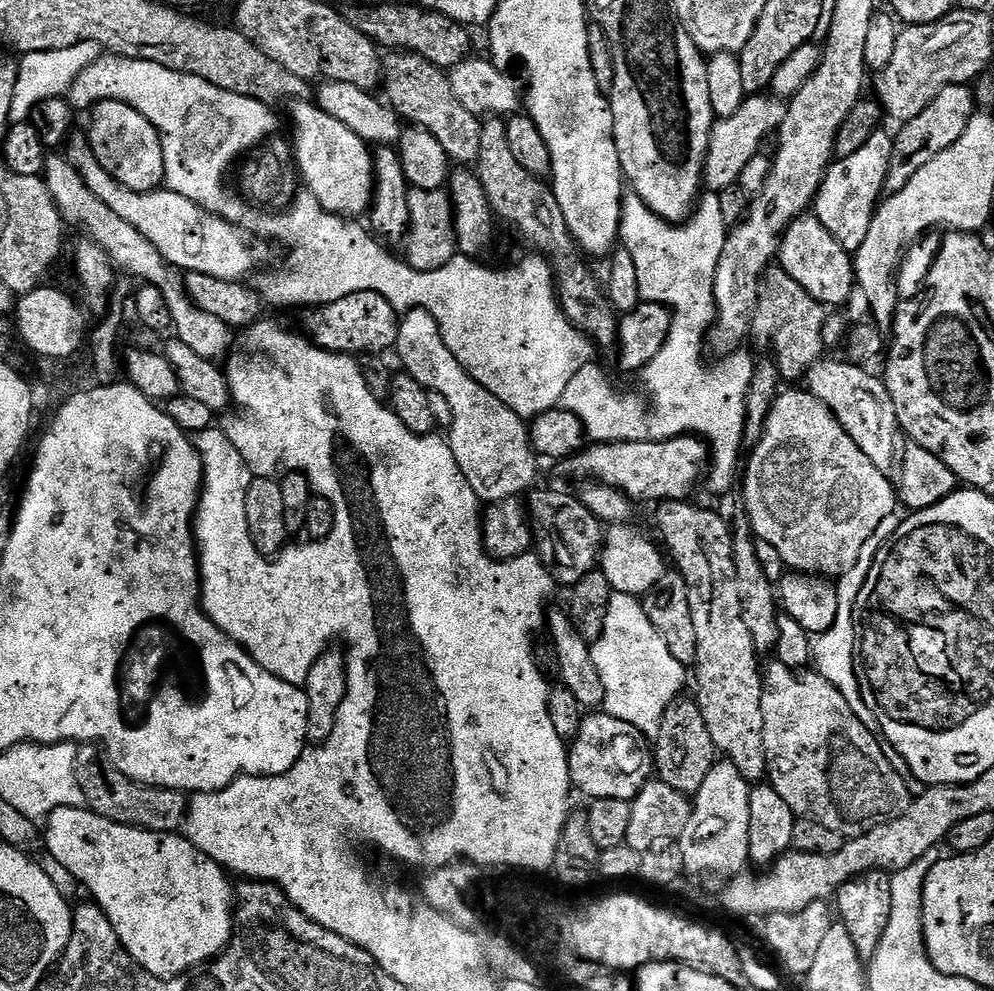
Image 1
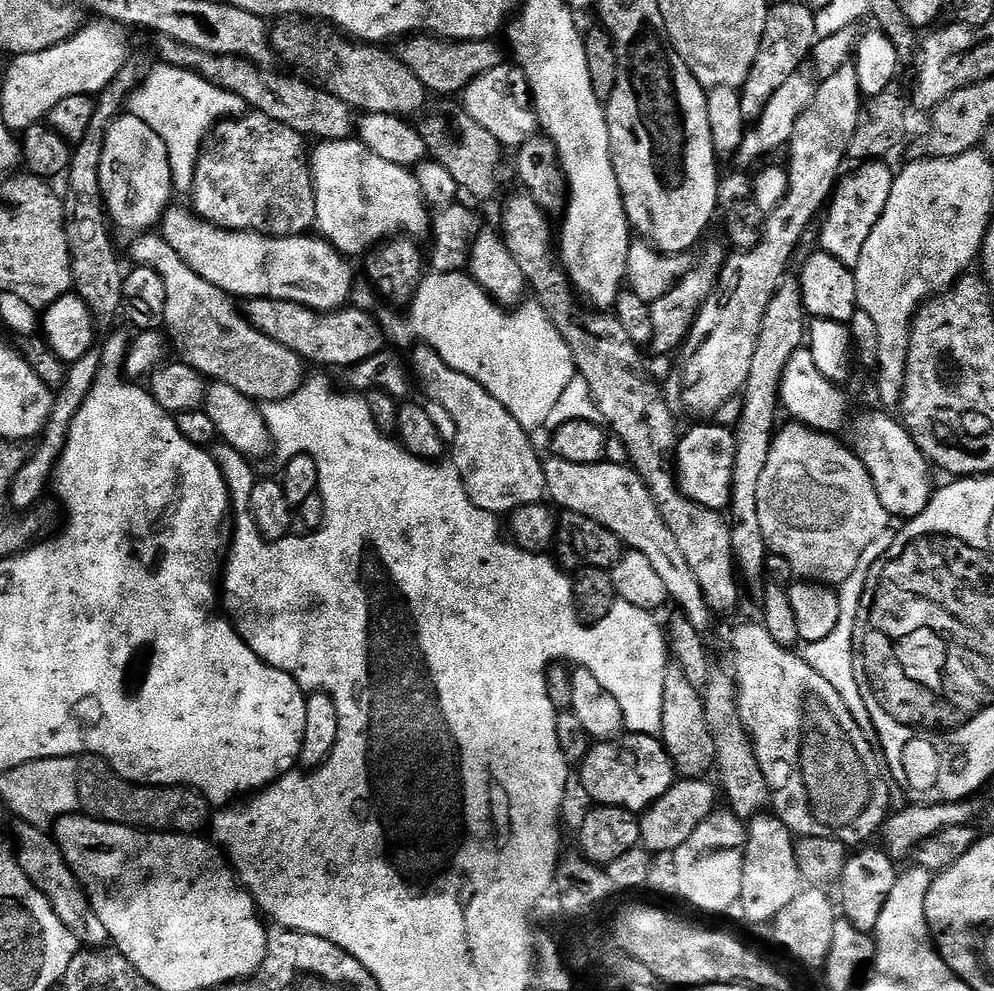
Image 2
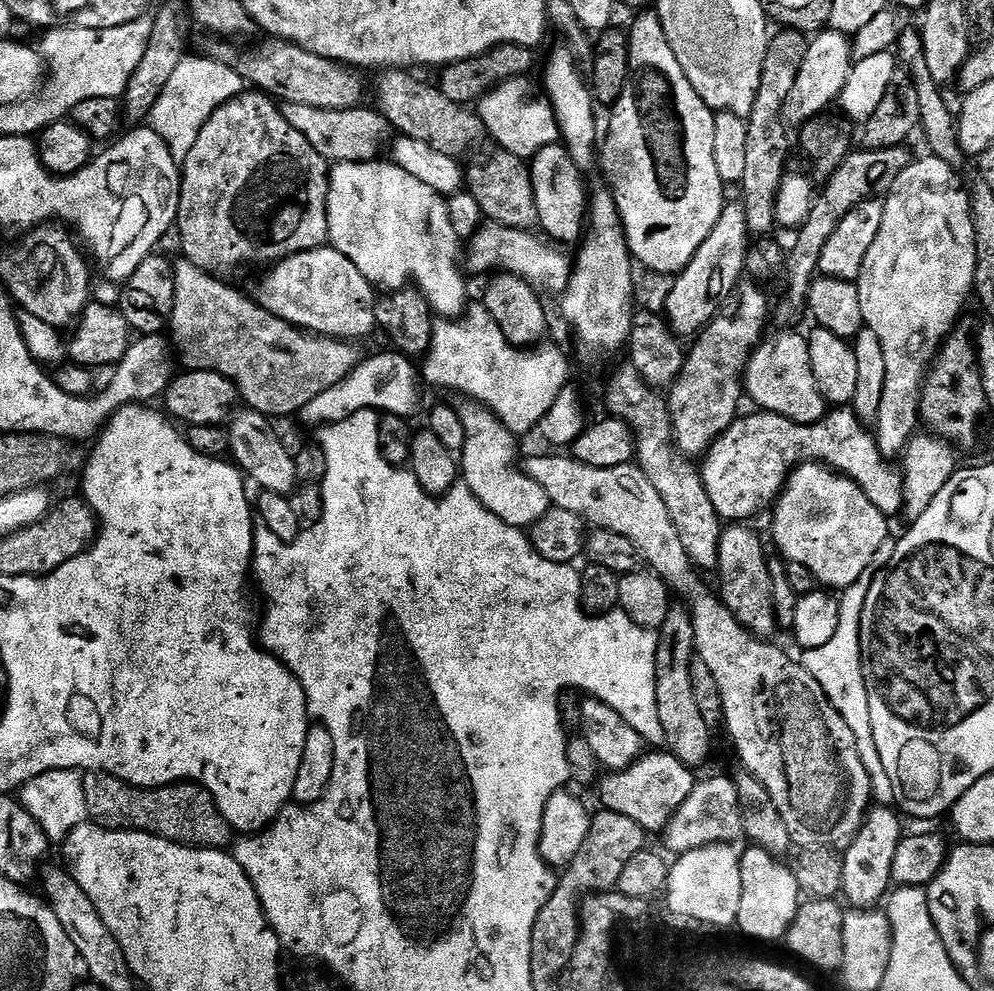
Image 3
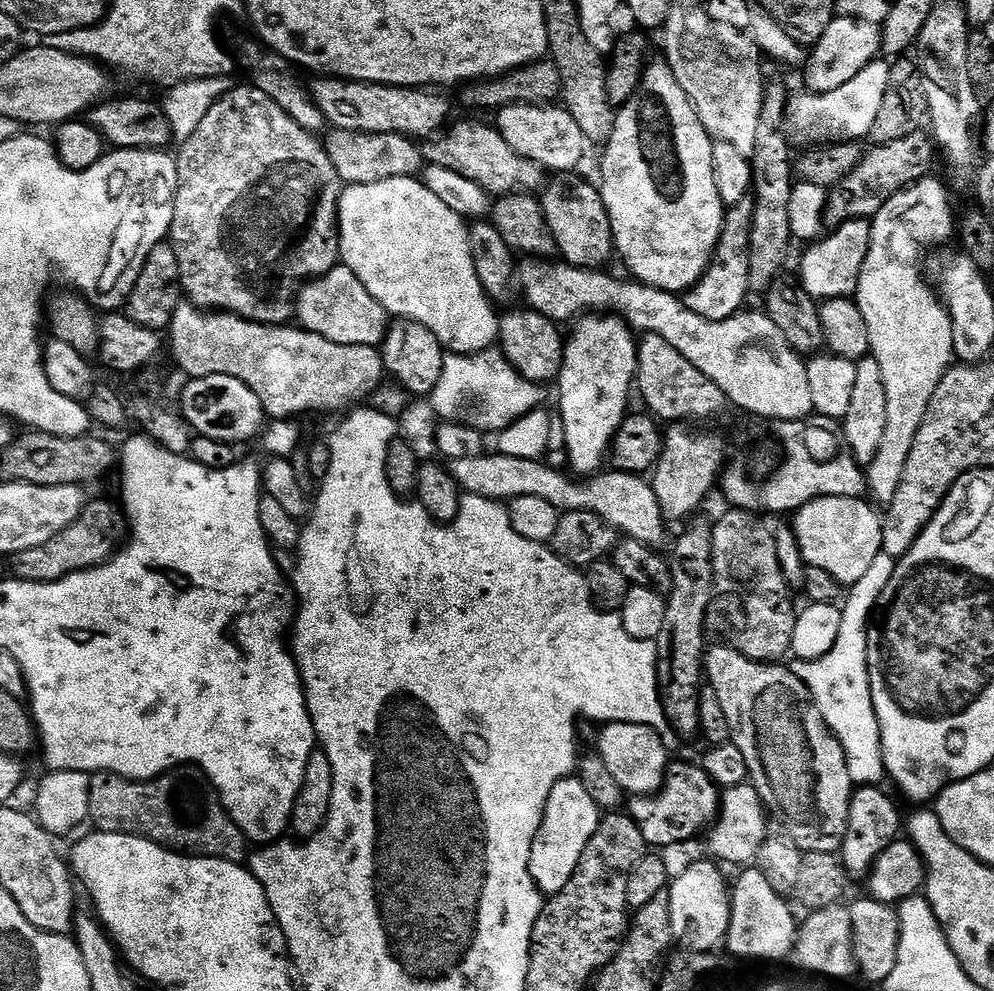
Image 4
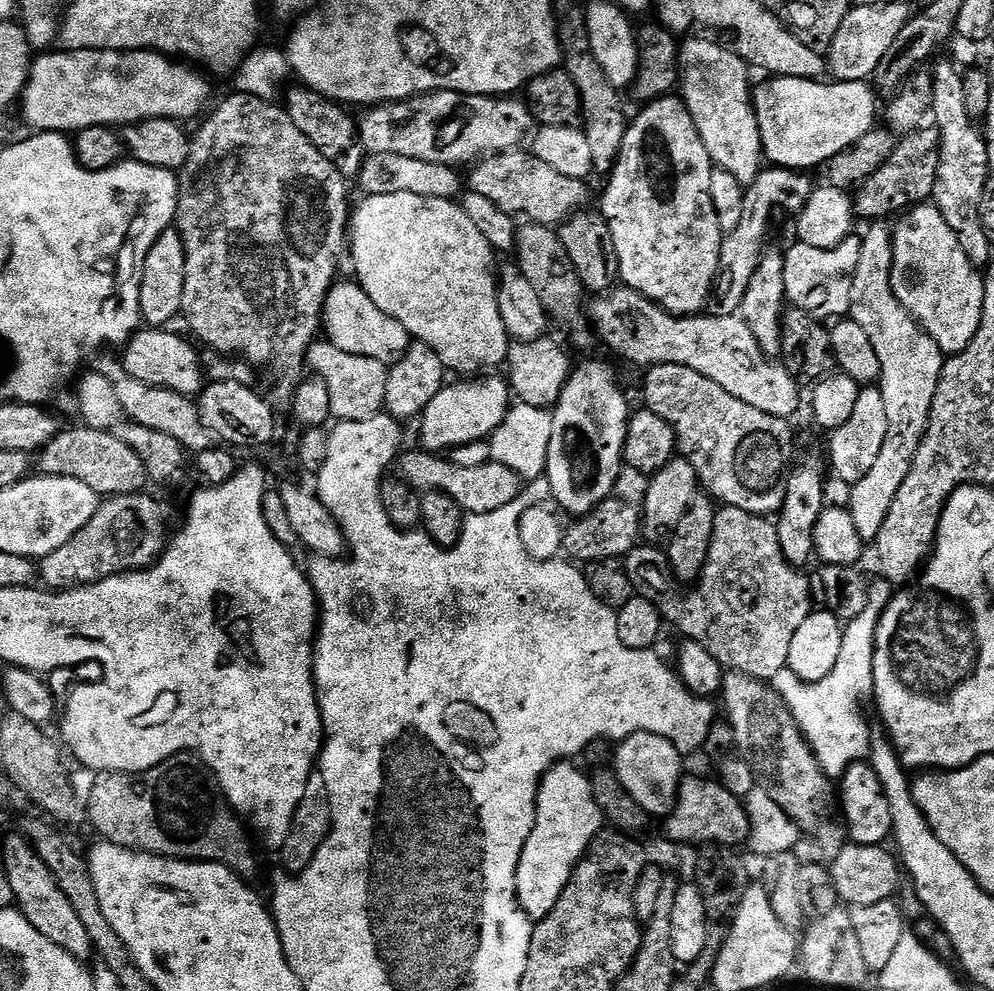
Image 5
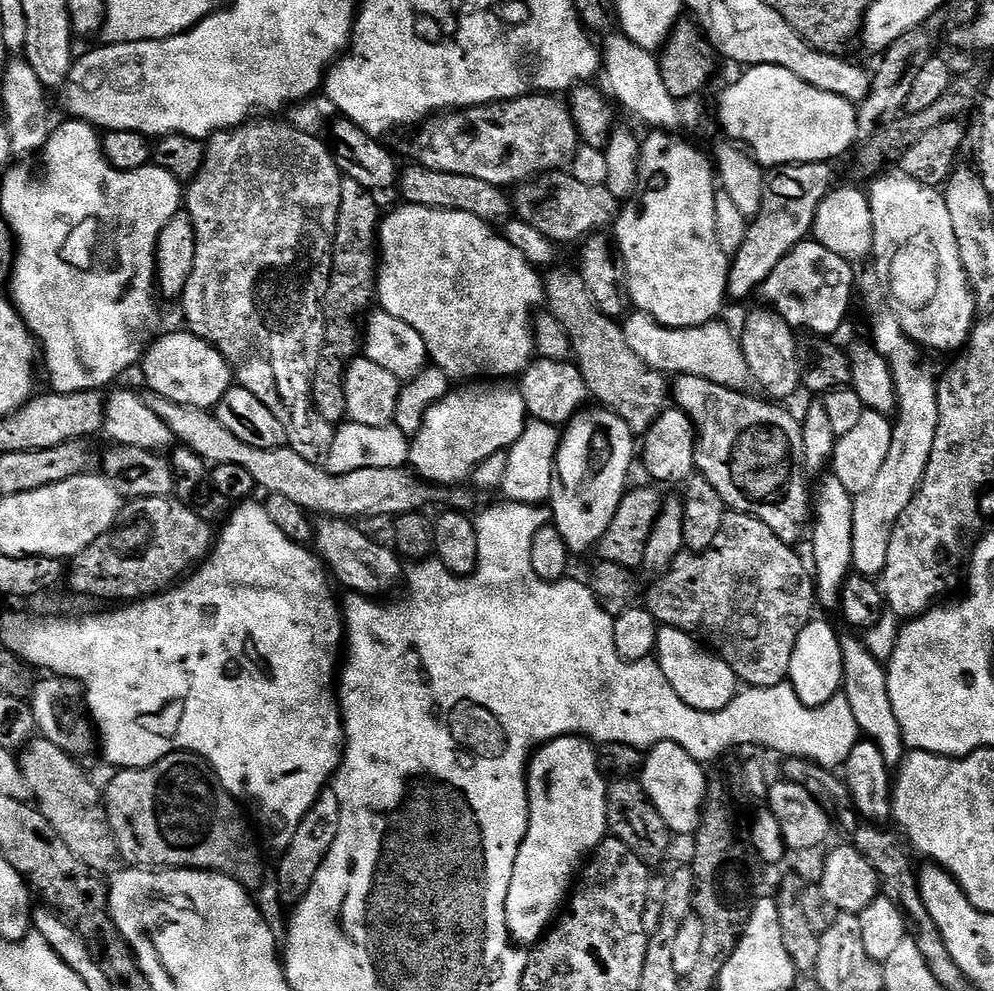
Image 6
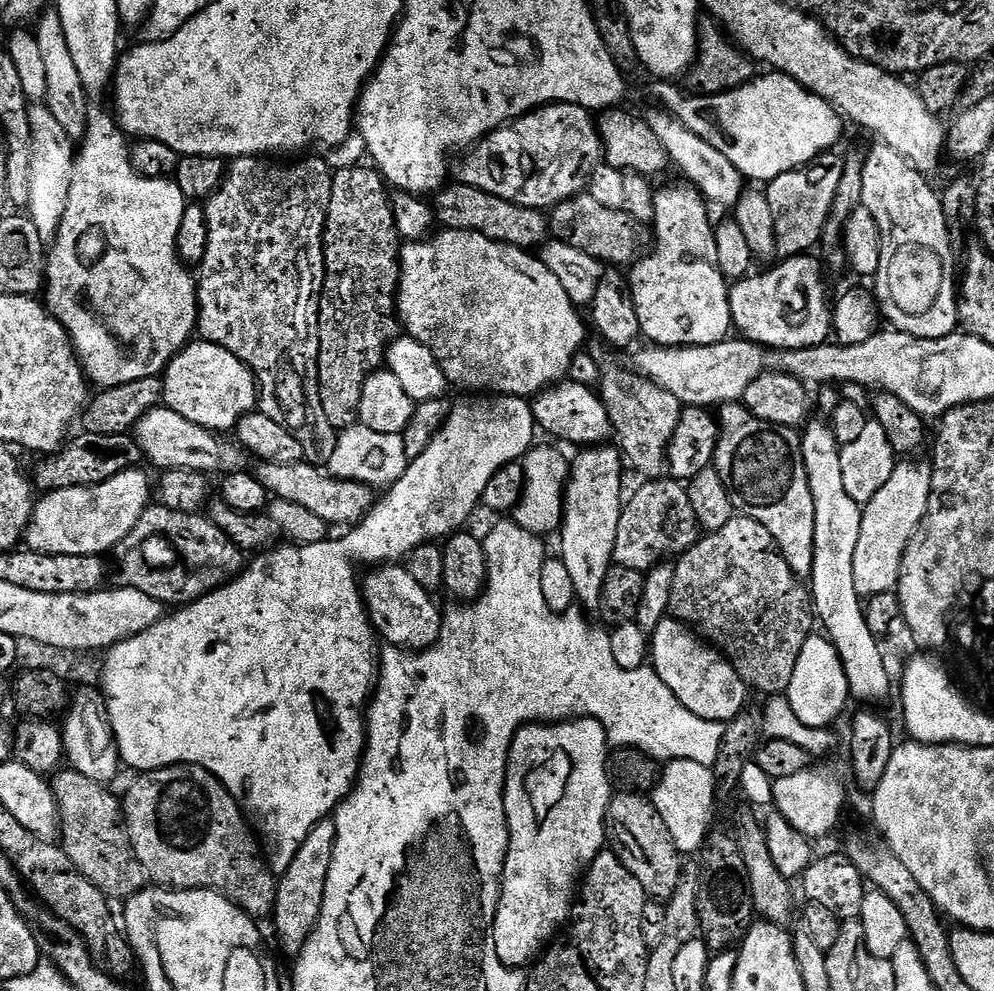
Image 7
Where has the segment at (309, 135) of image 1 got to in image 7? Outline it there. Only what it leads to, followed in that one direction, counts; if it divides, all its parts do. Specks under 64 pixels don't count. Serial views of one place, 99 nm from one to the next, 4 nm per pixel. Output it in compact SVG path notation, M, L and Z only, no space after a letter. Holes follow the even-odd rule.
M444 228L440 230L440 233L438 232L425 239L405 243L401 247L400 285L396 291L396 310L403 331L431 350L434 358L440 361L444 377L452 386L457 384L460 388L477 388L475 391L480 394L532 398L543 392L545 388L561 383L567 377L570 362L575 358L576 353L585 347L585 344L584 324L580 321L578 314L580 312L572 303L569 294L562 288L558 278L531 251L491 240L483 236L481 232L458 230L457 228Z

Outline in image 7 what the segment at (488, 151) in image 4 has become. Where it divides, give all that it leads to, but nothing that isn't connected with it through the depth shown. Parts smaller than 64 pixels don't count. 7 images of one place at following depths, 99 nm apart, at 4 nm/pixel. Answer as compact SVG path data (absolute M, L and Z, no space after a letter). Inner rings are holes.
M587 194L573 196L571 200L564 200L555 209L554 228L558 231L558 238L577 250L582 250L604 266L631 265L641 255L640 232L635 220L626 214L623 208L602 206L594 197Z

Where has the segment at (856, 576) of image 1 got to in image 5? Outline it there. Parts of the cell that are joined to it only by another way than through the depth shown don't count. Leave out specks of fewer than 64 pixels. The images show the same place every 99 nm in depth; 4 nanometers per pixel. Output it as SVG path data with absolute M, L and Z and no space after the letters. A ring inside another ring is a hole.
M879 579L871 581L866 610L858 618L847 621L842 638L842 654L838 654L838 662L826 678L808 684L791 670L781 672L778 677L781 698L792 712L796 725L804 733L804 739L812 747L812 753L829 778L839 778L851 764L863 761L872 745L874 732L873 729L868 729L868 720L864 717L864 699L867 696L869 699L874 692L872 667L878 622L894 595L893 585L887 579Z

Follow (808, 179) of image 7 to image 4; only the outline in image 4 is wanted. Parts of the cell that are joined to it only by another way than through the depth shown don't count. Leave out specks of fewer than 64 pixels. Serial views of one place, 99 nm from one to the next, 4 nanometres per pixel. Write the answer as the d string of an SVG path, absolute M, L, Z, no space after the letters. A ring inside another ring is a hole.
M749 195L737 204L731 205L724 213L724 225L712 255L712 263L702 274L702 278L693 288L683 293L682 303L694 314L710 322L722 322L735 316L745 307L744 299L750 296L748 279L750 278L750 226L754 218L756 198Z

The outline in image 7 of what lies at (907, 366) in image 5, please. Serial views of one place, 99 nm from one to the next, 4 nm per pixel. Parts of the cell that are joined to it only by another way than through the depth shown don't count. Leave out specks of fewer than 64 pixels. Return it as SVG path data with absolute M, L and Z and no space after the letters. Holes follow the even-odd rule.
M901 459L886 484L863 505L862 530L858 534L858 550L854 550L854 586L861 598L895 589L908 539L919 526L930 502L931 463L915 464L912 460L915 459Z

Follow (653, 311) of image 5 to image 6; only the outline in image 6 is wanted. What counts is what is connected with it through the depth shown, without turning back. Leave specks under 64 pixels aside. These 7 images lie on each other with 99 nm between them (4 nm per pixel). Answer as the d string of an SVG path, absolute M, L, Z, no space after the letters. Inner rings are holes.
M632 310L623 317L622 327L626 342L630 342L630 350L634 350L634 354L655 372L701 376L715 384L740 390L750 380L746 358L737 333L720 323L703 324L701 328L667 328L644 312Z

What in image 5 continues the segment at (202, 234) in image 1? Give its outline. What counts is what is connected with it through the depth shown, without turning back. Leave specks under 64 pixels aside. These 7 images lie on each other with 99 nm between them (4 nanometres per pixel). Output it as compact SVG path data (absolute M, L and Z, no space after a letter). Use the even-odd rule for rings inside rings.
M333 283L332 288L328 292L328 297L324 299L324 315L322 317L323 335L338 350L346 350L346 354L354 354L362 358L374 358L385 362L395 361L403 356L408 349L410 337L406 326L402 326L402 322L398 322L394 318L390 318L382 310L378 310L378 306L374 306L374 302L370 298L370 294L366 294L366 290L360 287L359 283L352 284Z

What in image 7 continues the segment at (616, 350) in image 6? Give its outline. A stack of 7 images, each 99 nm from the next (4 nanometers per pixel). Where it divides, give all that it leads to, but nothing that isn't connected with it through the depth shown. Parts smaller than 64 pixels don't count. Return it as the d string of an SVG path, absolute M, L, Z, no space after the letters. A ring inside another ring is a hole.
M605 363L600 370L598 395L608 411L615 439L620 439L618 447L627 467L641 472L641 477L660 478L668 467L668 443L674 434L674 426L678 426L682 405L670 390L662 390L662 386L628 368Z

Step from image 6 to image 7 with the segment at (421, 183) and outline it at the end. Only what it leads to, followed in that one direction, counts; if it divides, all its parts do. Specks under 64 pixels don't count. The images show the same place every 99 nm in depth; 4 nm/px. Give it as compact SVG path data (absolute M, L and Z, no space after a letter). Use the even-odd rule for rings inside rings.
M459 182L449 183L431 197L430 203L436 213L436 224L444 228L457 228L481 232L486 238L509 244L515 248L536 250L549 239L550 220L539 208L518 206L514 202L506 202L506 198L498 198L494 194L486 194L486 190L478 190L474 186L466 186Z

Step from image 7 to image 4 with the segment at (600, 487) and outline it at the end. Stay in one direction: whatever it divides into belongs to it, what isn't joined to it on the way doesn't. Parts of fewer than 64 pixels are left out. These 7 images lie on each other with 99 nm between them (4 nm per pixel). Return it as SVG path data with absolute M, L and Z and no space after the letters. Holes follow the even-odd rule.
M584 314L575 321L572 337L564 345L564 361L560 367L560 416L558 423L564 428L563 451L568 451L571 471L577 477L587 478L605 467L604 456L609 455L616 431L620 429L628 408L628 395L633 395L636 378L637 337L633 329L616 314Z

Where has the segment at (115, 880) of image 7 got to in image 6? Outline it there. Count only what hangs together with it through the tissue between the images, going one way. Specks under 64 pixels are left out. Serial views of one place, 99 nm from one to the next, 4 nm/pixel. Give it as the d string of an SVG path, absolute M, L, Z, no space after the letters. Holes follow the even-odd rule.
M43 738L33 739L19 753L18 761L35 807L39 808L46 822L54 826L58 838L70 846L82 863L97 874L104 874L112 863L117 863L118 853L104 809L104 798L102 792L90 784L88 772L80 769L73 757L58 750L54 742Z

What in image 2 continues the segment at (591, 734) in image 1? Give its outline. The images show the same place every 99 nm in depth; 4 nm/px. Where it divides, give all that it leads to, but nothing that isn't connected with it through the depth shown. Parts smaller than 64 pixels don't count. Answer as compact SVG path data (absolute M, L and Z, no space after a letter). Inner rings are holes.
M635 734L625 735L619 742L593 743L586 754L584 763L579 765L578 772L580 772L580 784L584 787L585 794L593 800L591 802L593 805L605 808L625 808L627 812L637 814L647 812L657 800L661 800L672 789L672 785L678 780L676 767L672 765L672 759L668 756L663 743L654 736Z

